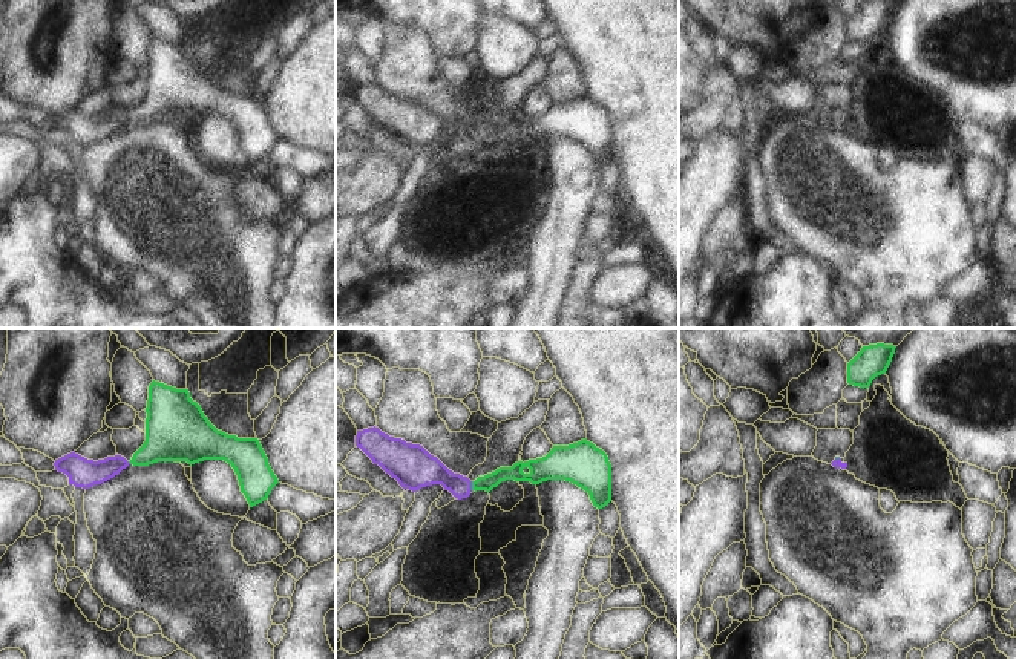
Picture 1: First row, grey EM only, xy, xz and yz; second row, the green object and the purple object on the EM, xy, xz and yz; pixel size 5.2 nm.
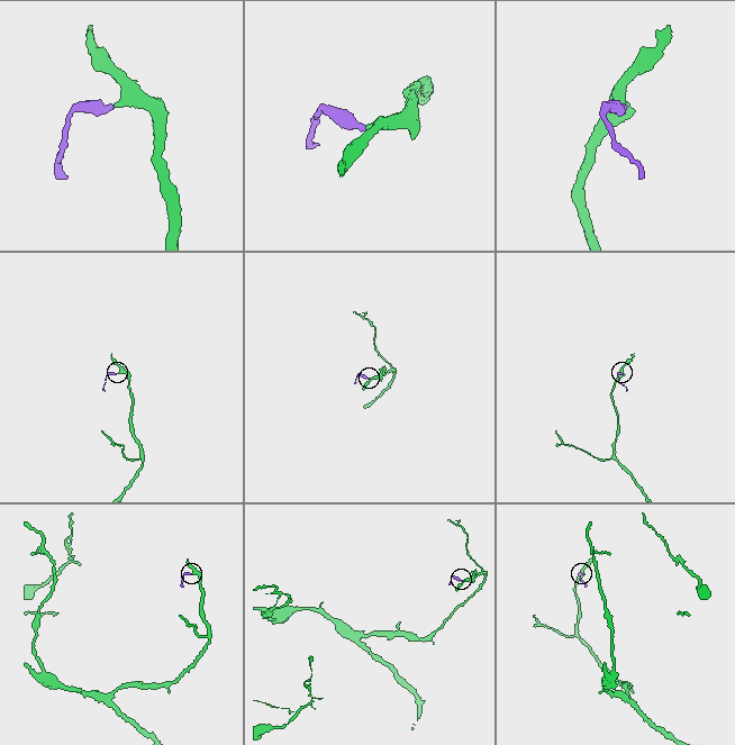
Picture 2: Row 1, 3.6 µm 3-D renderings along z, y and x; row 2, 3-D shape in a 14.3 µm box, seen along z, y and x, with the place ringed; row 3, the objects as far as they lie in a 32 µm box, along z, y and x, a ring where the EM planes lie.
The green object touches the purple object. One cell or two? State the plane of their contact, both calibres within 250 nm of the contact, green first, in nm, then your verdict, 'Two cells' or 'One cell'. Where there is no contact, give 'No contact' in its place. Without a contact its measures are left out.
Touches green in xz. Thickness 80 nm (green) against 160 nm. One cell

